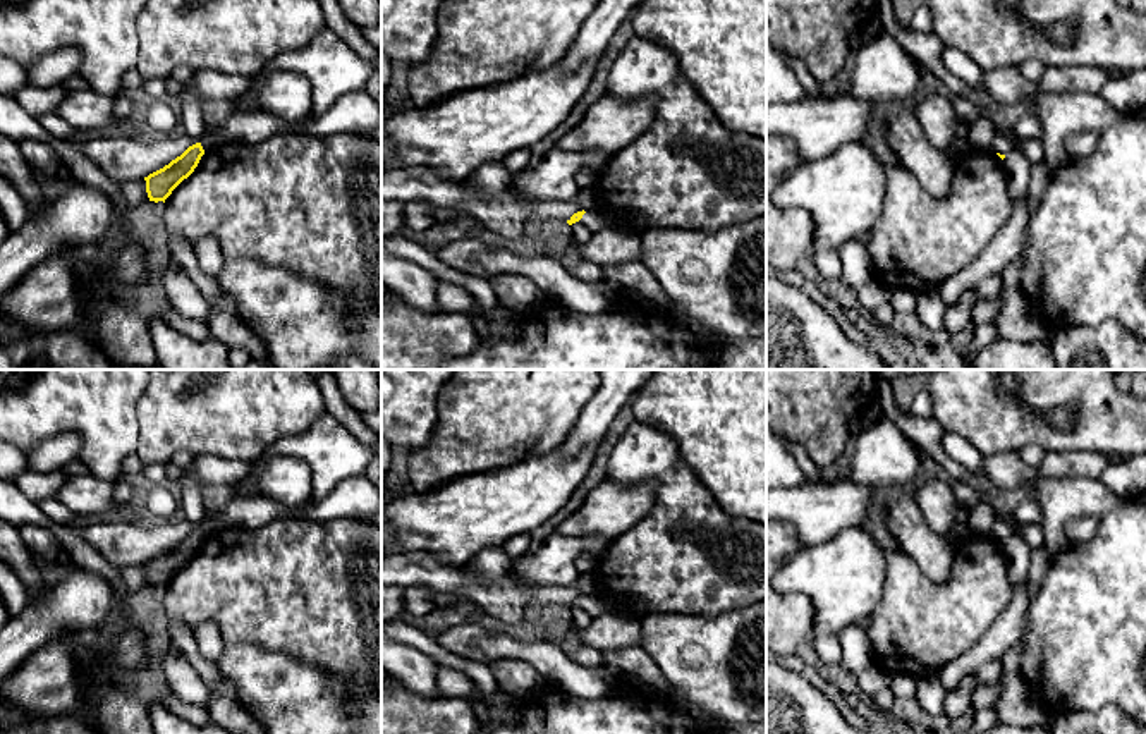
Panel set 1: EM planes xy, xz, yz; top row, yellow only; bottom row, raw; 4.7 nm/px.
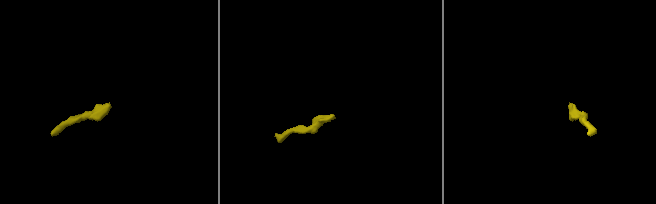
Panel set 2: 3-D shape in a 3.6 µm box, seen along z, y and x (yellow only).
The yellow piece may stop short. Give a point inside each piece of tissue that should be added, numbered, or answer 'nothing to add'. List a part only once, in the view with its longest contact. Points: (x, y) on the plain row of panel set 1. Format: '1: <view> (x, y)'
1: xy (241, 513)

